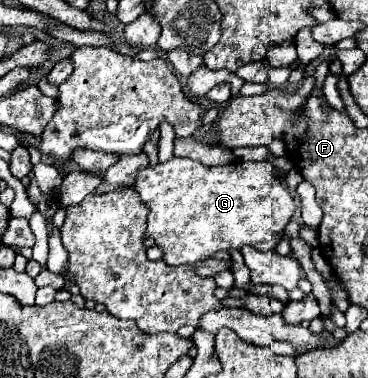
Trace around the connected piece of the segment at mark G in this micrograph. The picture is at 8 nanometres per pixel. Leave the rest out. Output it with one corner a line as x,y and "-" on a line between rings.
172,157
166,163
146,167
132,189
150,209
146,237
164,251
168,265
194,265
218,251
252,245
260,251
276,249
284,227
296,211
288,187
272,175
270,161
232,161
222,167
204,167
192,159

